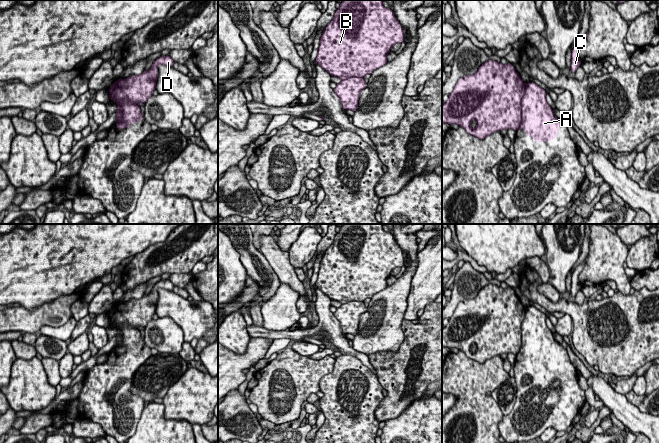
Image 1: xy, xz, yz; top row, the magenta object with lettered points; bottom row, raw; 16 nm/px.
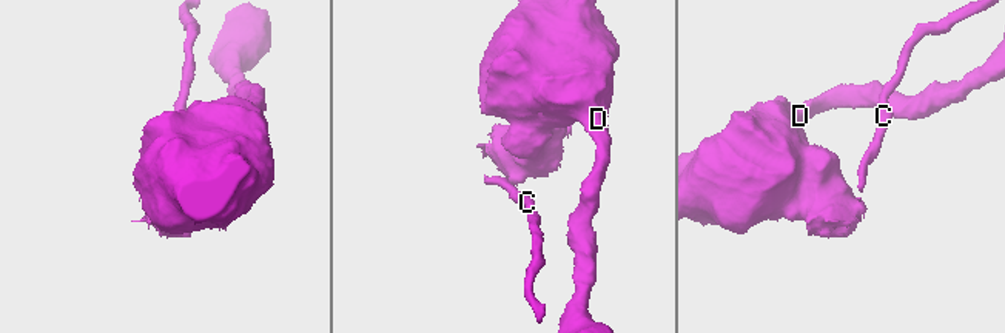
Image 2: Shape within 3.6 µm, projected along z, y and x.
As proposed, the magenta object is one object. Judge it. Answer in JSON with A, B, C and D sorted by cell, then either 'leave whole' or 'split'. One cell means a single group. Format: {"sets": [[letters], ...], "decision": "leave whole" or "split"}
{"sets": [["A", "C"], ["B", "D"]], "decision": "split"}

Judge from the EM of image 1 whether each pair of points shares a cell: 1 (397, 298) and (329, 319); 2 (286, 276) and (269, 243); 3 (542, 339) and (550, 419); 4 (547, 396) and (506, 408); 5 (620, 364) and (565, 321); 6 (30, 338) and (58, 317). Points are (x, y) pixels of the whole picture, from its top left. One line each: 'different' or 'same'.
1: different
2: same
3: same
4: different
5: different
6: different

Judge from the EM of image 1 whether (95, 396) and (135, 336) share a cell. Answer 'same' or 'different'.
same

